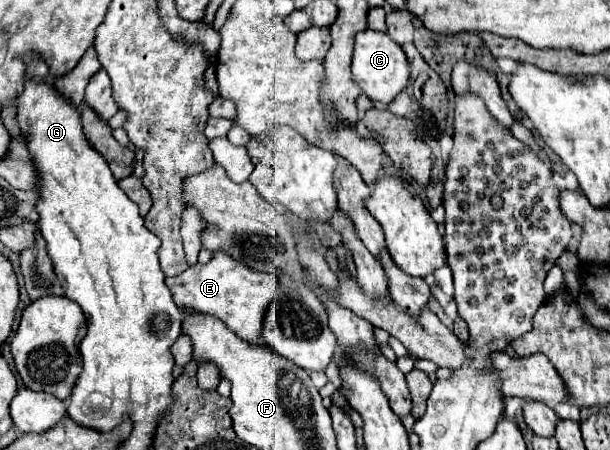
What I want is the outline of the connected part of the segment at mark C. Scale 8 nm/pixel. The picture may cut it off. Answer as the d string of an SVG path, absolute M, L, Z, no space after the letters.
M365 29L355 37L355 51L353 51L353 81L359 89L377 103L389 105L409 83L409 63L403 49L387 35L379 31Z

